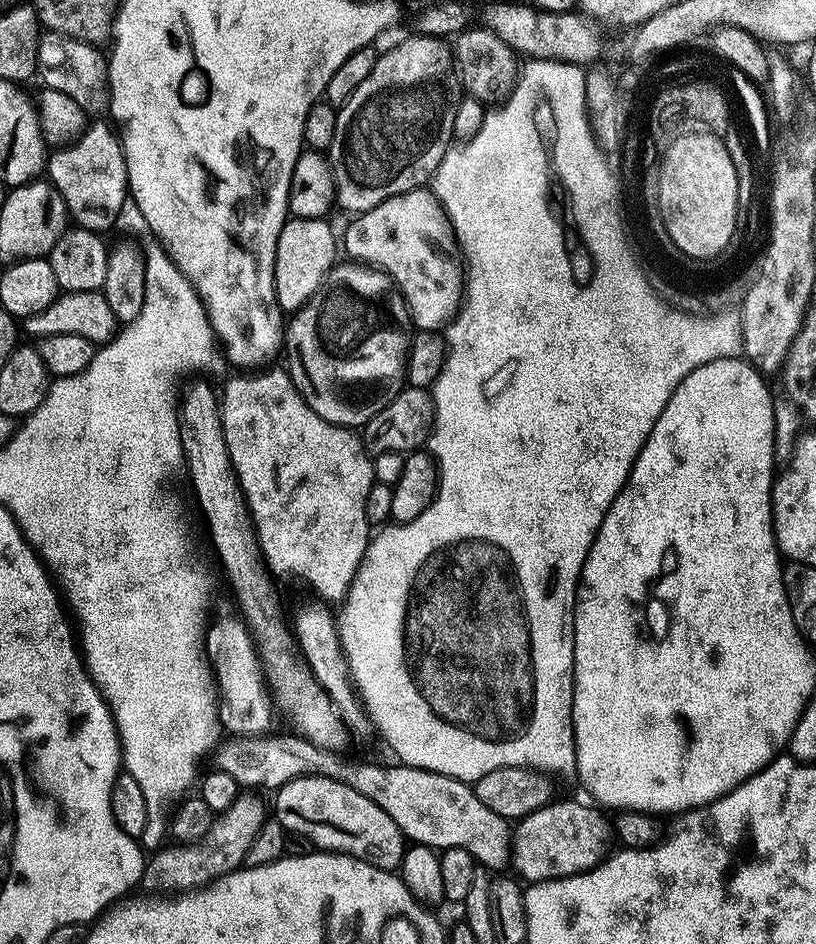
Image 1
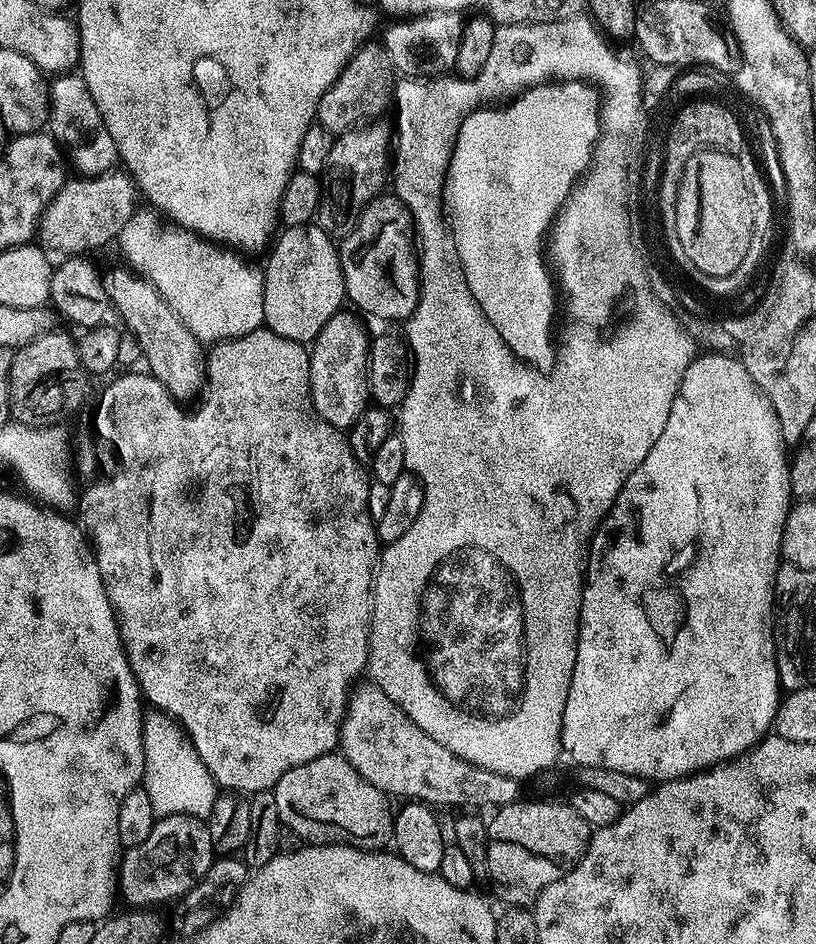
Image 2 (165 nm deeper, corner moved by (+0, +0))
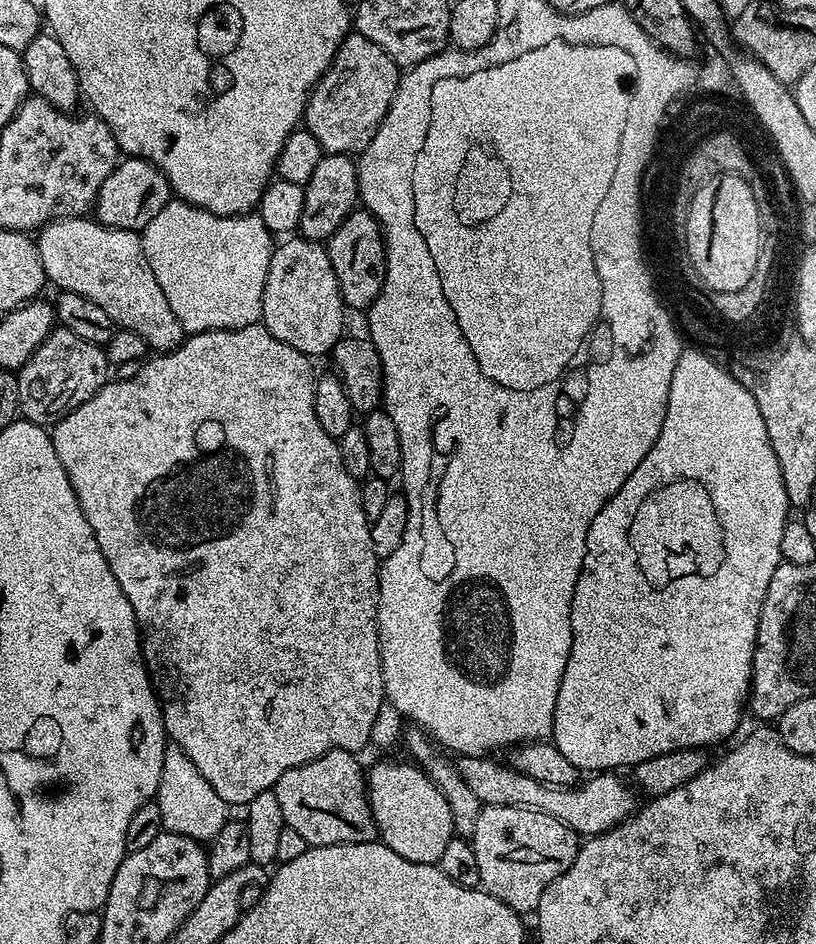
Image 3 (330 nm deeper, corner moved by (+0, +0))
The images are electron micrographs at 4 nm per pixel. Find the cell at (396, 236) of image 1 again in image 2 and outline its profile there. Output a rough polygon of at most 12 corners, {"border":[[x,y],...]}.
{"border":[[371,200],[339,241],[347,299],[404,322],[420,304],[403,200]]}

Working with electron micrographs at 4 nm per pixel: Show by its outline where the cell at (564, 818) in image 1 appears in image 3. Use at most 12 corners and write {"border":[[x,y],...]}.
{"border":[[484,806],[480,888],[532,914],[582,840],[532,808]]}

